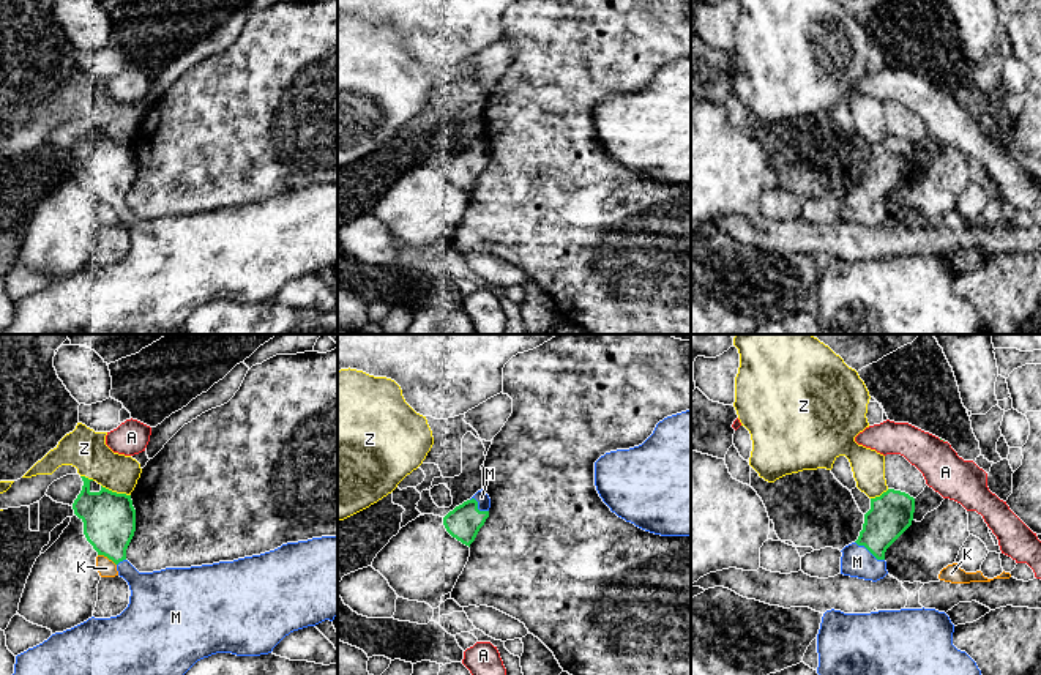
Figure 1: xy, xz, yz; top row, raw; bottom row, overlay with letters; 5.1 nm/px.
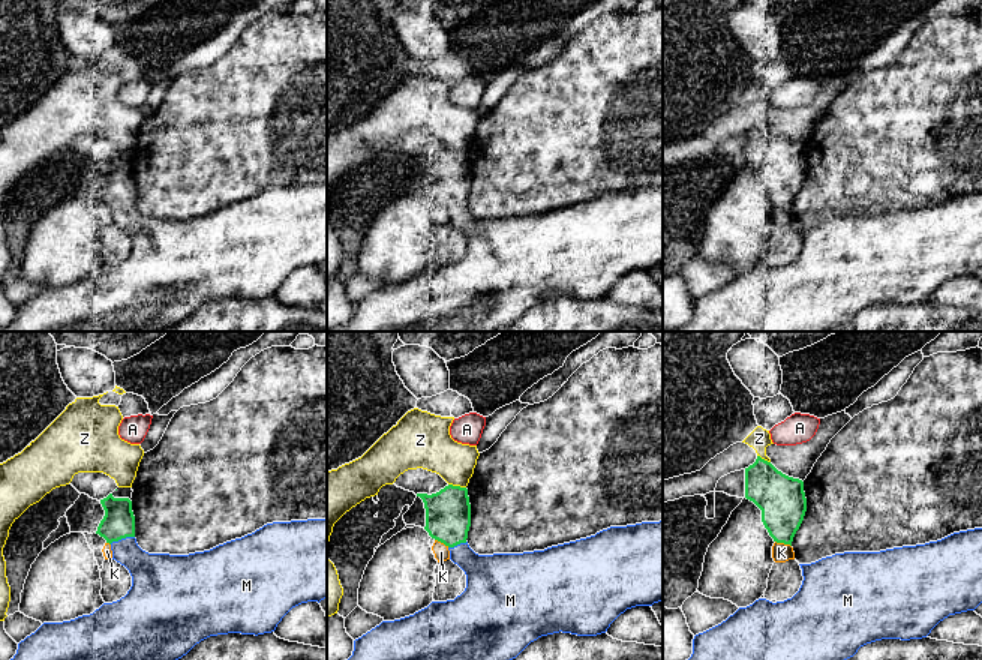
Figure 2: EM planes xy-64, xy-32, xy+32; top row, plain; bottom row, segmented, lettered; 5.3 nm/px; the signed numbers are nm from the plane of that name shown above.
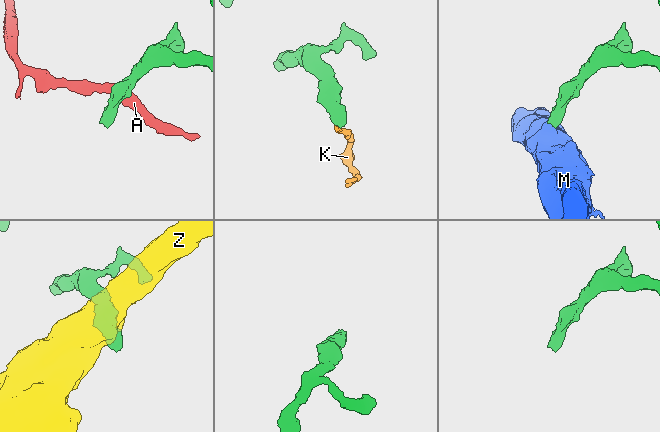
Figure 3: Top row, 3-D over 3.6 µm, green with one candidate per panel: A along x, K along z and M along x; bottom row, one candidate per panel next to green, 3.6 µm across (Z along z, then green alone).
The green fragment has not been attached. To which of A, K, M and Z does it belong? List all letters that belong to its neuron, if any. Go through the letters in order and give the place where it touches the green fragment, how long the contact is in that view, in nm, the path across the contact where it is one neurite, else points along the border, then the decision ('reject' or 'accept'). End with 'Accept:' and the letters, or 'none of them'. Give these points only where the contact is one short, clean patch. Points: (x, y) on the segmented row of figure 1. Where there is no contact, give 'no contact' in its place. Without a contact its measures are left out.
A: no contact; reject
K: meets green in xy at (108, 557); contact 110 nm long; reject
M: meets green in yz at (869, 551); contact 180 nm long; runs through yz (891, 513), (869, 551), (857, 562); accept
Z: meets green in xy at (115, 492); contact 160 nm long; reject
Accept: M

